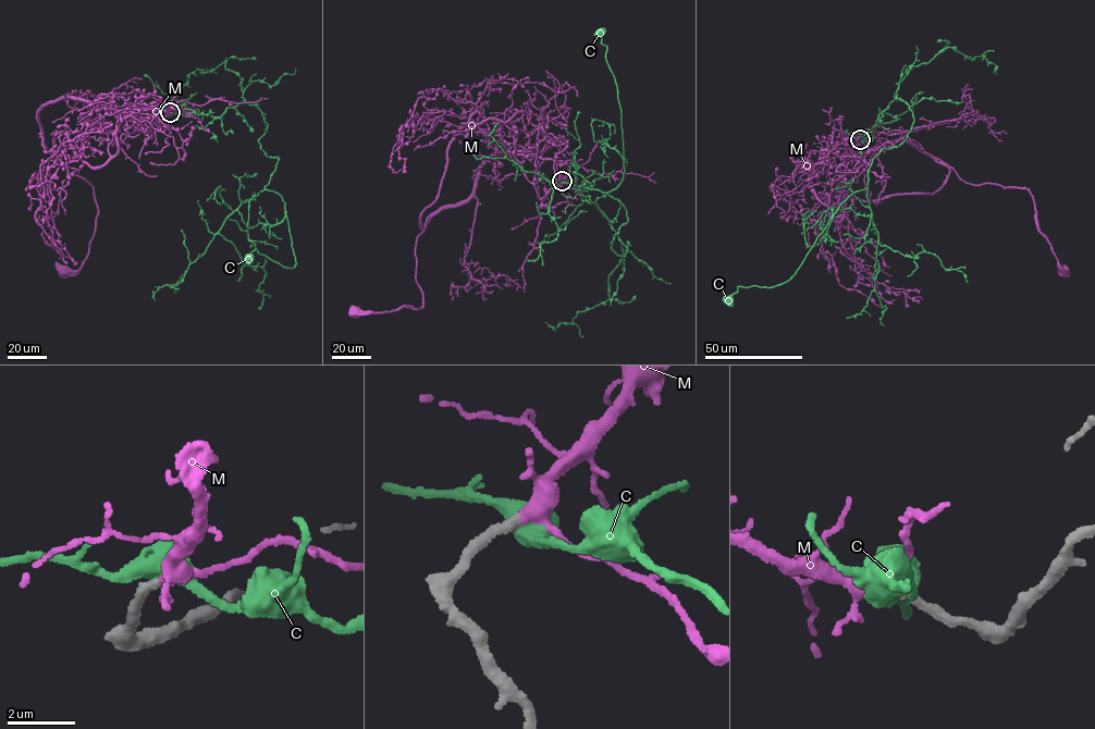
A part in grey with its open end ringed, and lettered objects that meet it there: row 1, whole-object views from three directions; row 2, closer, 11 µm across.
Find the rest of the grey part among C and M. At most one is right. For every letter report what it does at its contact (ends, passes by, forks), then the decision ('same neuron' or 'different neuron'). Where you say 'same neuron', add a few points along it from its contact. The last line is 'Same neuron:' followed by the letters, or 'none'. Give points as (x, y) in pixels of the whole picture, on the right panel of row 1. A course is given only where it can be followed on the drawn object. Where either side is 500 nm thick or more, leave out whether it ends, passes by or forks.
C: it forks; different neuron
M: it passes by; same neuron; course (860, 139), (840, 136), (848, 155), (907, 143), (968, 183), (1025, 187), (1062, 271)
Same neuron: M

